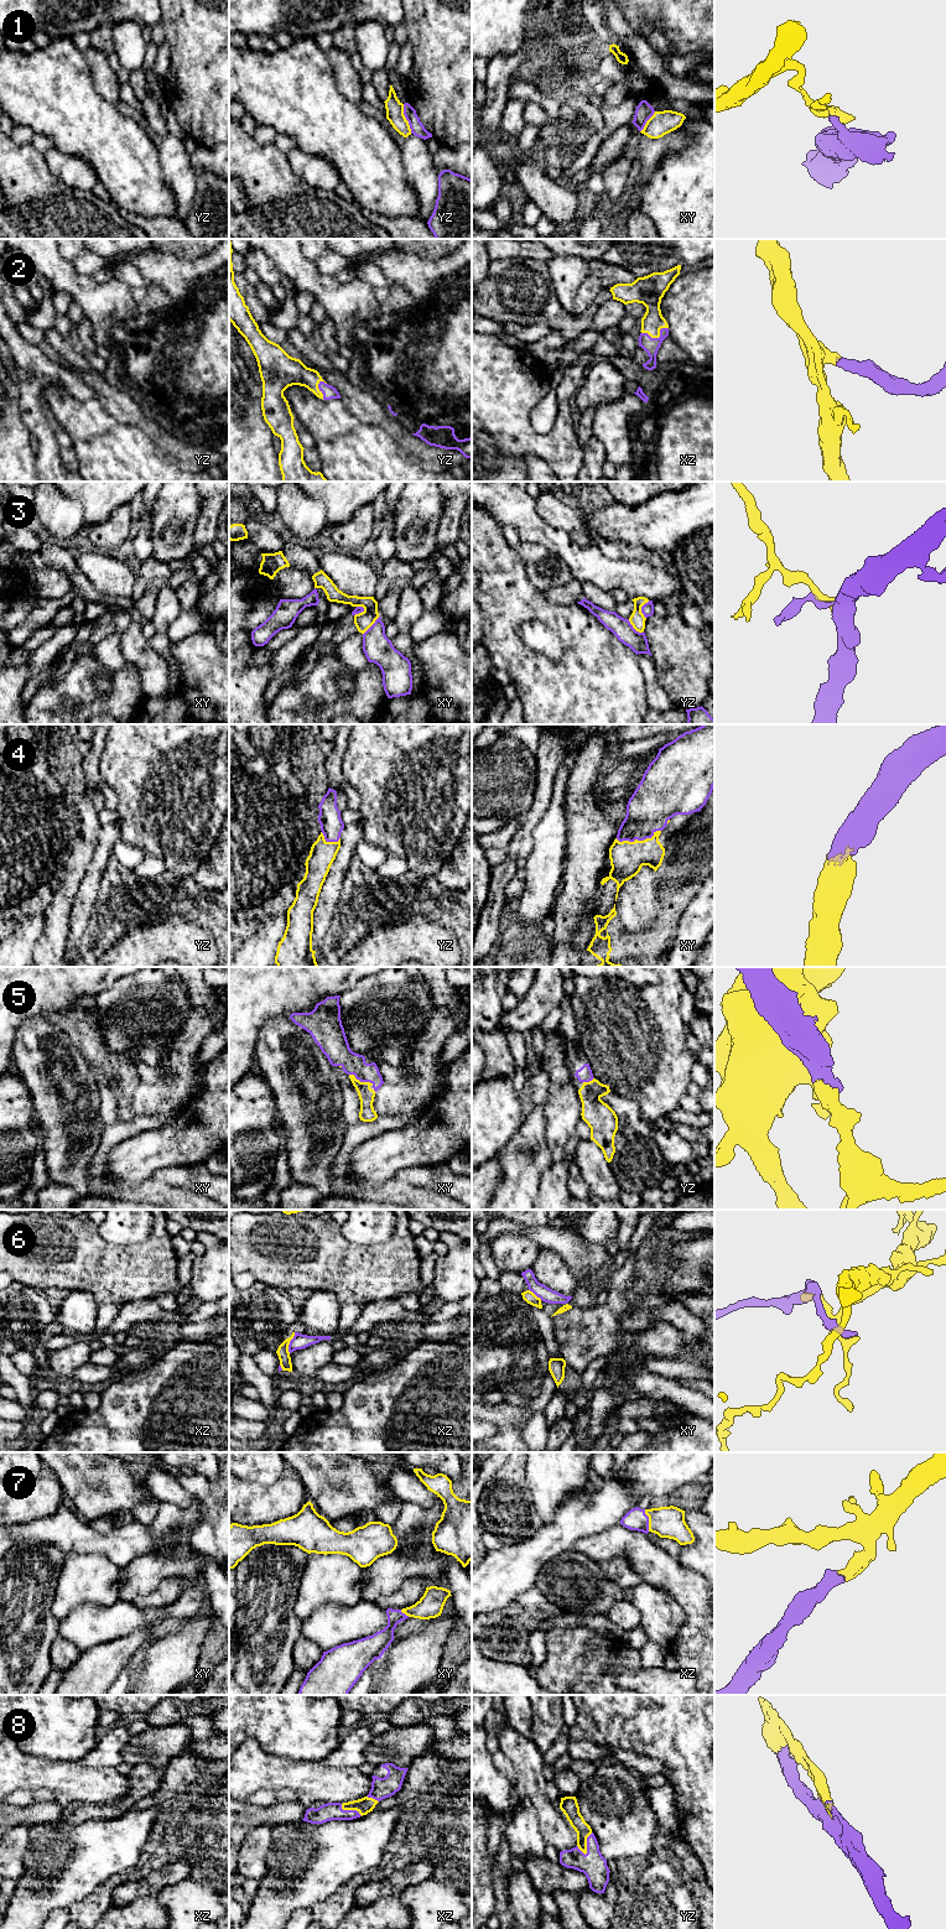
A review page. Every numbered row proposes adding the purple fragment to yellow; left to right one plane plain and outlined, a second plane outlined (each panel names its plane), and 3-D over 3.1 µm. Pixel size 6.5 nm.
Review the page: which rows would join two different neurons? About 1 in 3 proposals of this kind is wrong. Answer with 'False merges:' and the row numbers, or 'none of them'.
False merges: 1, 3, 6

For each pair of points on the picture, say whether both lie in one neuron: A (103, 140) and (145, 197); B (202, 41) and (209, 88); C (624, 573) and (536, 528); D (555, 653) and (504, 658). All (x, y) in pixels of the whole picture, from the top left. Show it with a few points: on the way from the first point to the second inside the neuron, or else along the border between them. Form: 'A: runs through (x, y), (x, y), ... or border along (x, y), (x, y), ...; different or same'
A: runs through (117, 154), (129, 166), (136, 183); same
B: runs through (209, 52), (209, 77); same
C: runs through (602, 571), (585, 563), (559, 542); same
D: border along (519, 637), (526, 645), (550, 659), (561, 658); different

